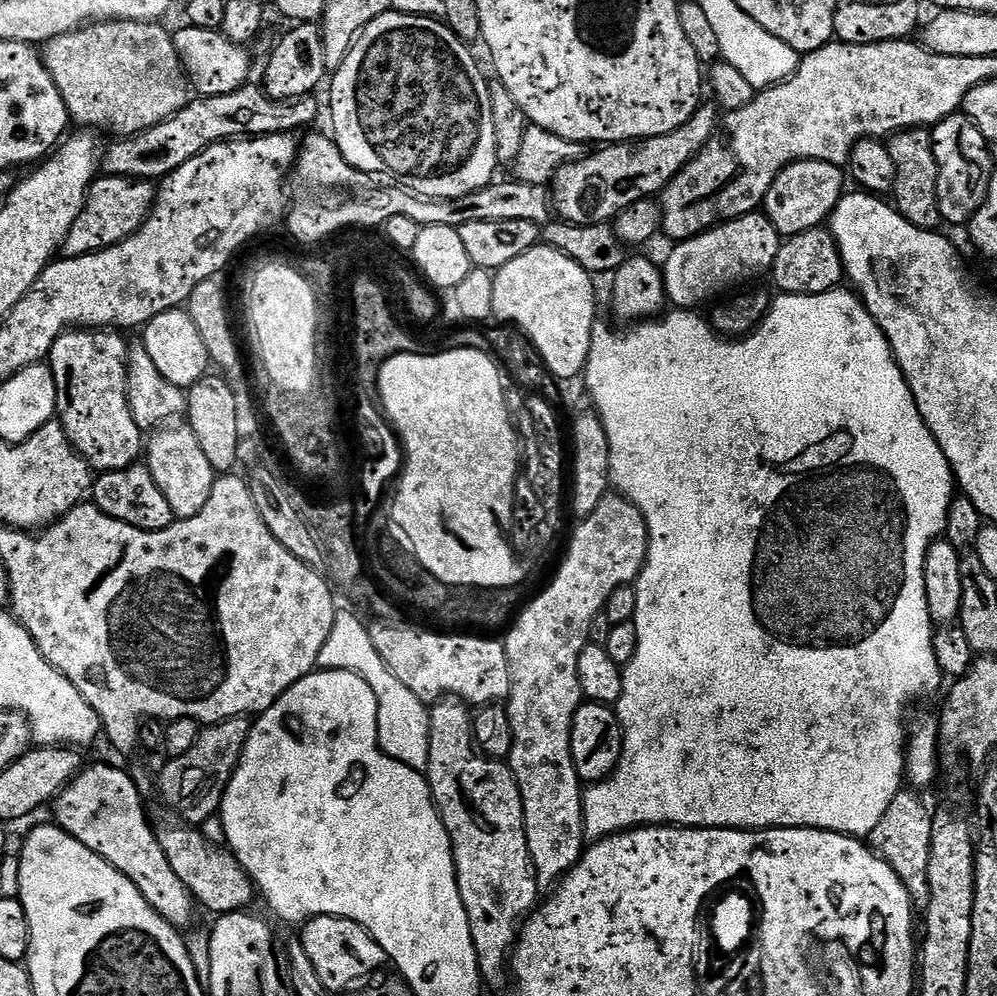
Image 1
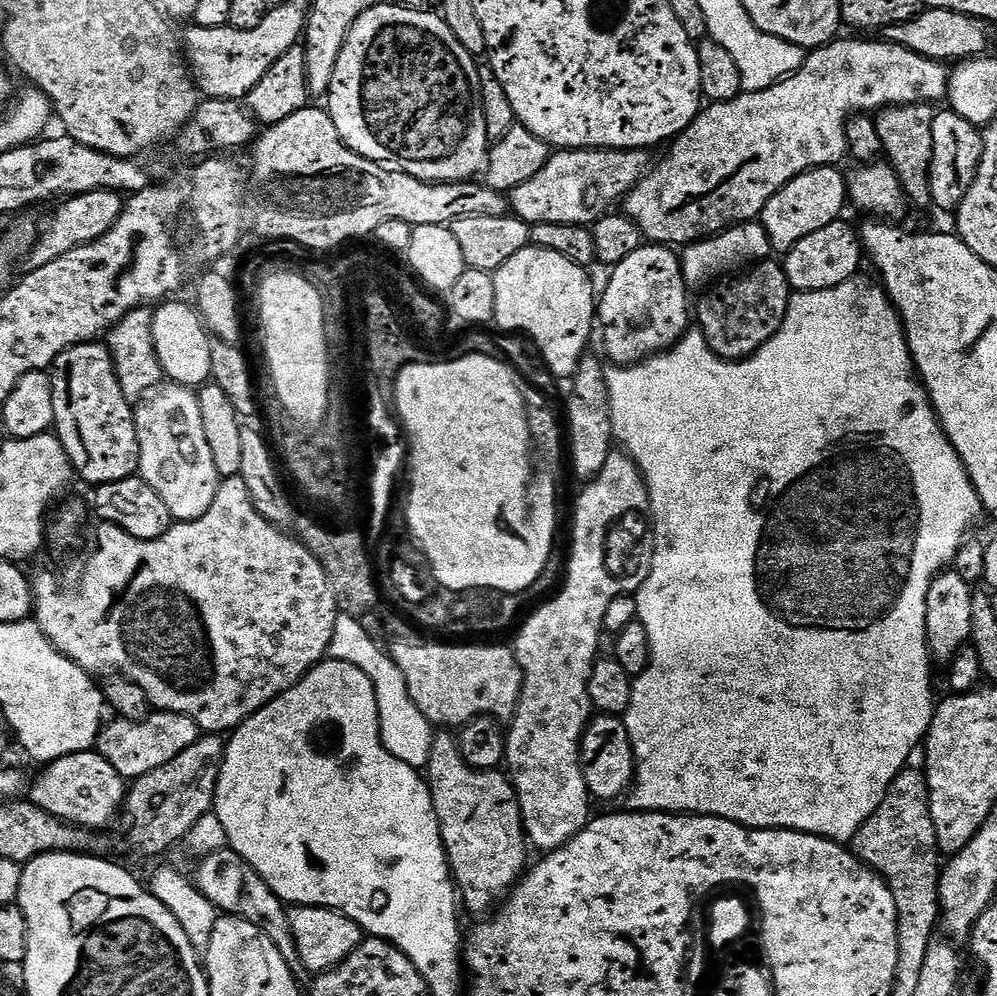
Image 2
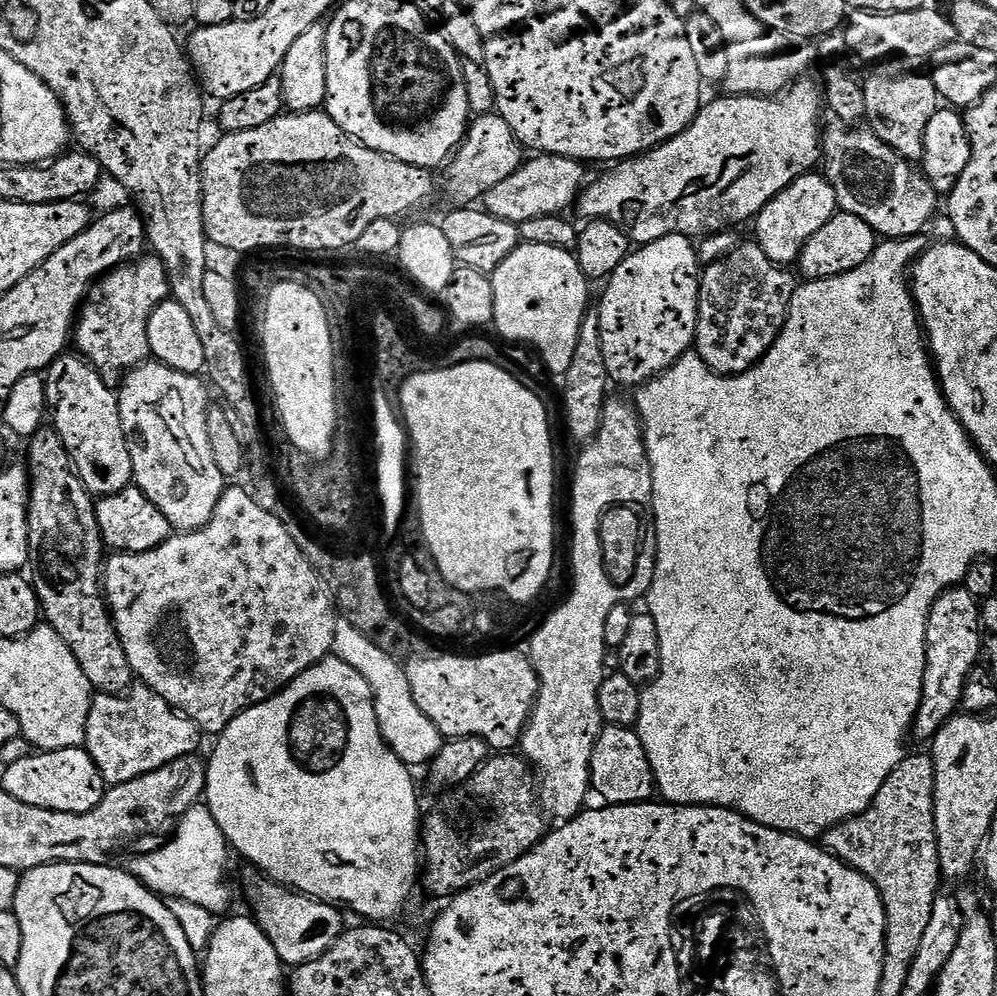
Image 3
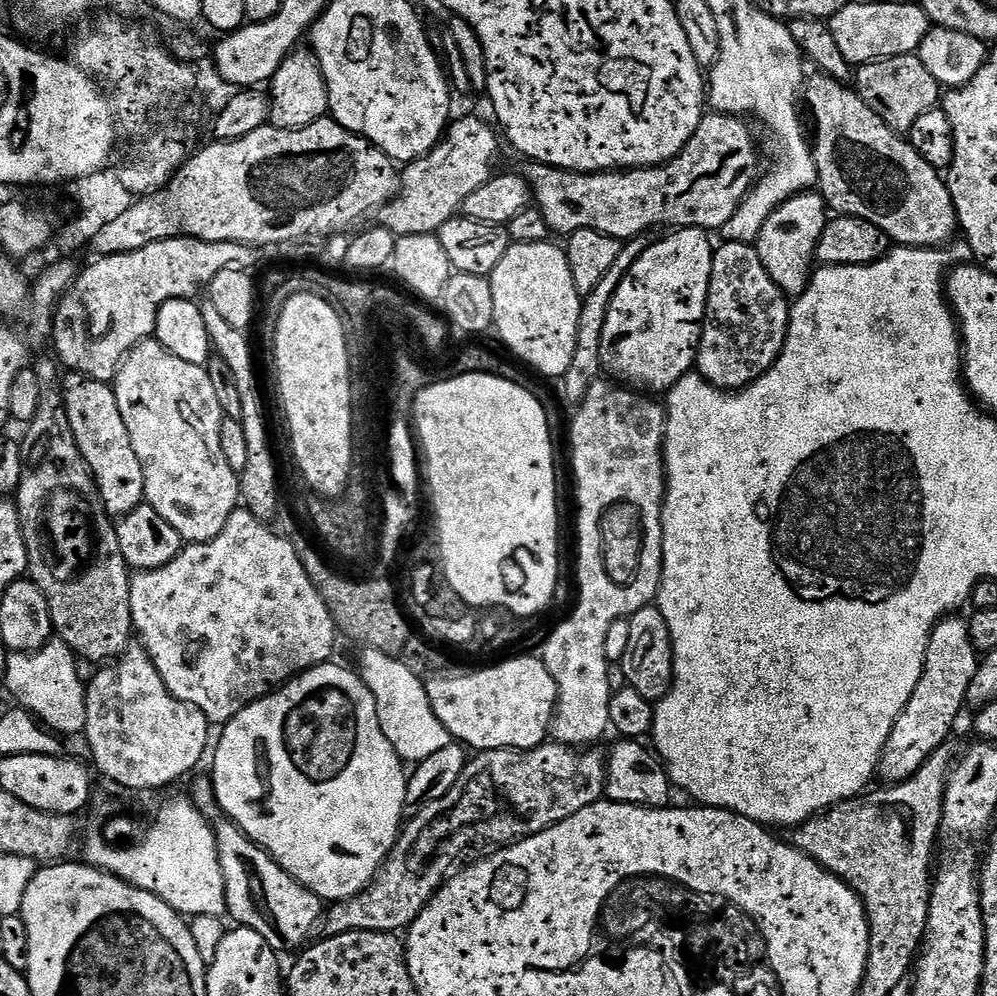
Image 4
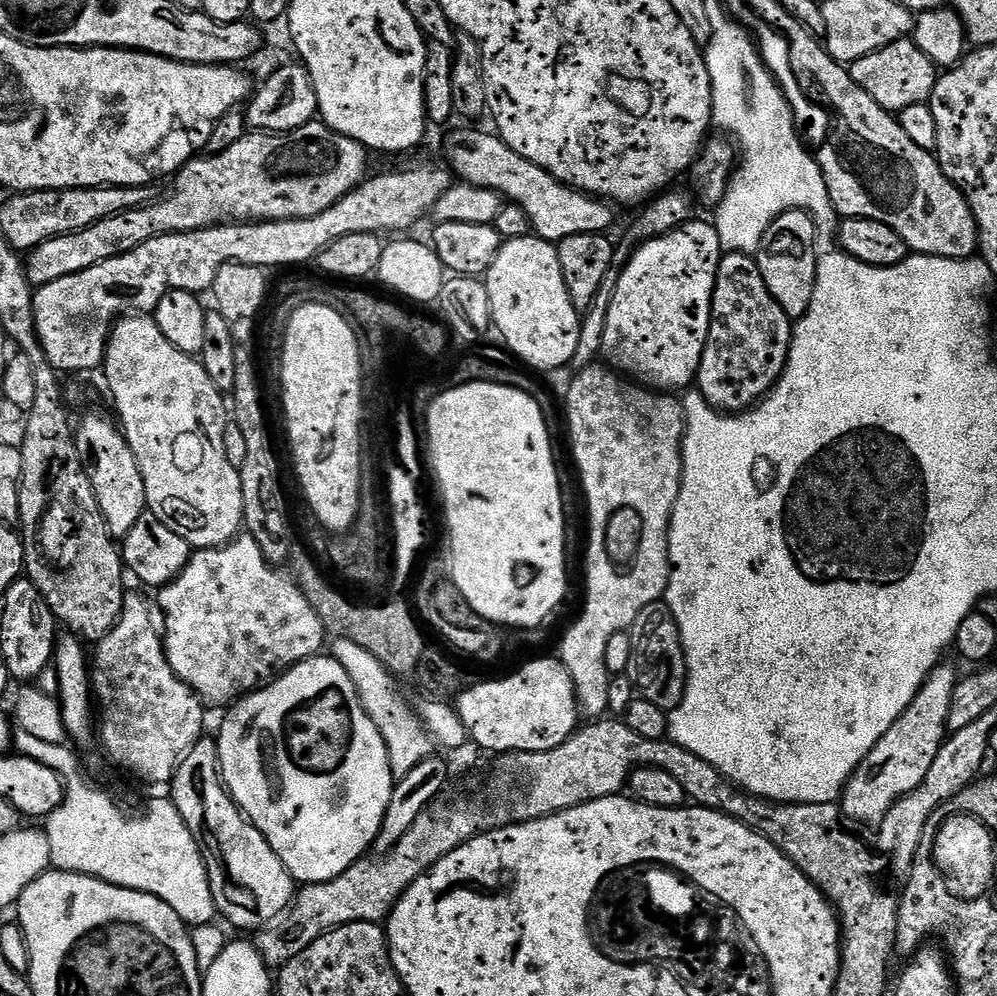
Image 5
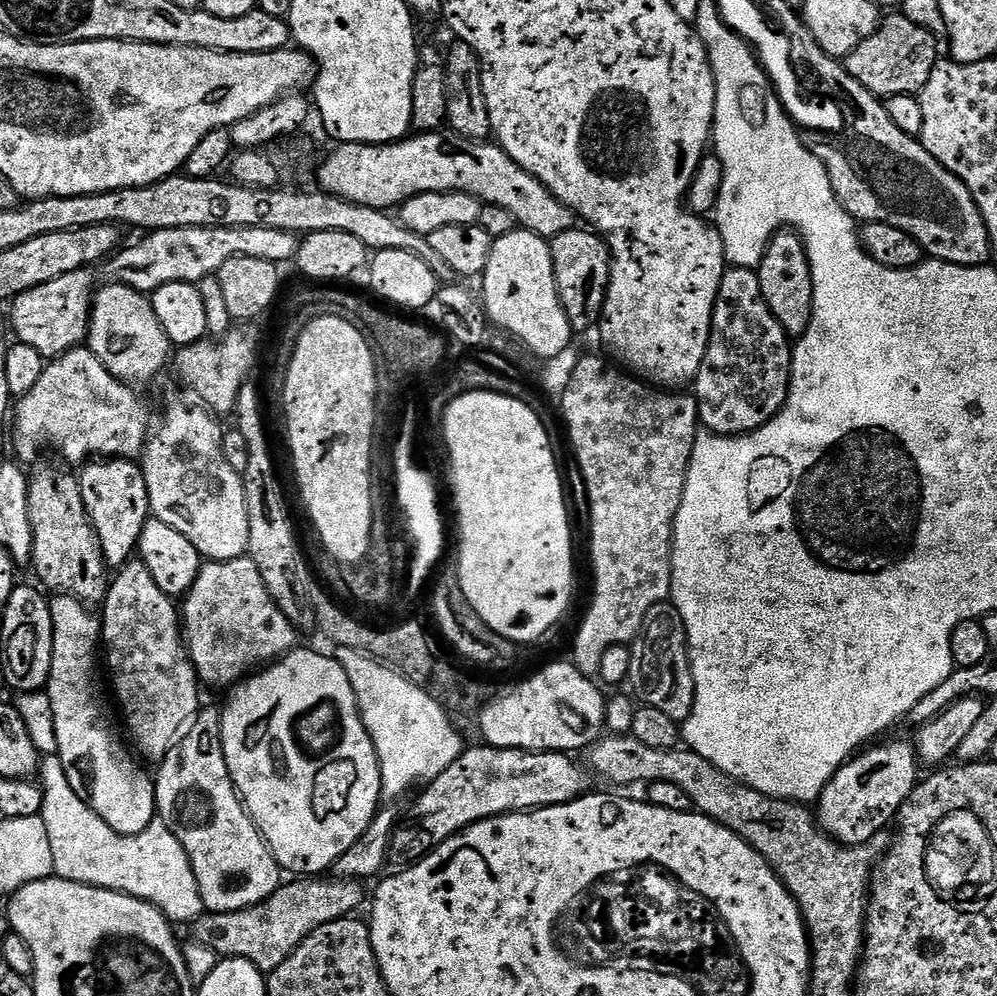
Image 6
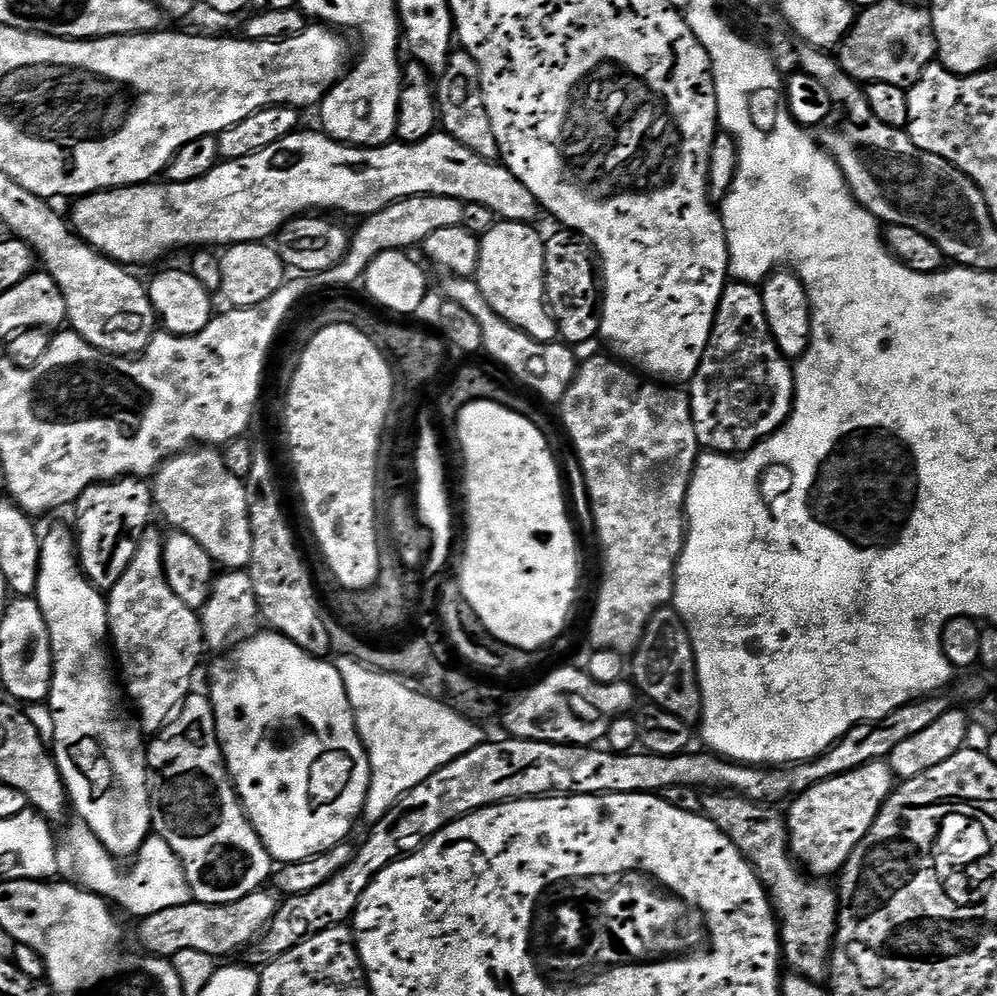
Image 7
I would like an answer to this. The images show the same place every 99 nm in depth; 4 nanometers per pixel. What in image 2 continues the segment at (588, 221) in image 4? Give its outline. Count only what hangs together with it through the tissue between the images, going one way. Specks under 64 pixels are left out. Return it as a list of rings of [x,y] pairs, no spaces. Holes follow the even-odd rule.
[[[837,38],[830,44],[824,44],[822,47],[809,51],[804,58],[804,64],[790,76],[785,76],[777,84],[771,84],[766,90],[757,92],[741,91],[739,96],[733,100],[718,100],[709,103],[699,114],[689,128],[685,128],[679,136],[671,141],[672,149],[668,152],[668,157],[664,161],[657,163],[655,167],[649,170],[630,190],[628,195],[622,201],[623,215],[629,216],[633,222],[640,228],[641,237],[645,241],[651,242],[656,246],[687,246],[696,243],[698,240],[707,240],[710,236],[717,236],[720,232],[728,228],[734,228],[738,224],[746,224],[755,221],[759,217],[761,210],[782,190],[782,186],[789,184],[798,174],[808,172],[811,168],[826,168],[839,165],[840,159],[848,156],[848,139],[846,138],[846,129],[848,122],[857,114],[876,114],[885,108],[890,108],[898,104],[930,104],[935,105],[936,100],[943,101],[948,95],[948,78],[950,68],[947,63],[931,60],[922,54],[914,54],[909,48],[902,47],[901,44],[891,42],[881,42],[876,38],[860,38],[864,40],[843,40]]]

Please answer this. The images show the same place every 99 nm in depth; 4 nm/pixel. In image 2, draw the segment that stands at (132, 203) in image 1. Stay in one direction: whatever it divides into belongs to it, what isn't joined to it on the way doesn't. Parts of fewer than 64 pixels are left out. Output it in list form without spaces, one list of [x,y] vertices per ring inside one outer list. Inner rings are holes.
[[[98,190],[81,196],[67,197],[59,205],[61,208],[49,218],[48,225],[39,233],[35,246],[26,257],[27,267],[41,268],[46,266],[46,262],[54,262],[54,258],[62,258],[62,254],[70,254],[70,250],[78,246],[92,244],[98,238],[102,238],[124,213],[125,203],[125,197],[121,193],[110,190]]]

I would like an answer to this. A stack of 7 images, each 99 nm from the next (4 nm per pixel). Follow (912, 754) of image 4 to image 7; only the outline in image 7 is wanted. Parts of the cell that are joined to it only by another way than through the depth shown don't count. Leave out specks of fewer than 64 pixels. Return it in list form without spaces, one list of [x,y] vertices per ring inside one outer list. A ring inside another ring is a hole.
[[[875,760],[866,766],[858,766],[858,770],[850,770],[841,776],[835,776],[826,782],[818,782],[814,786],[810,786],[810,790],[800,793],[787,805],[789,808],[786,808],[788,843],[792,849],[793,857],[813,877],[835,877],[843,869],[850,854],[854,854],[858,842],[862,842],[862,838],[866,838],[866,834],[870,834],[870,826],[874,826],[874,818],[878,818],[878,814],[884,803],[888,801],[893,787],[894,777],[887,760]]]

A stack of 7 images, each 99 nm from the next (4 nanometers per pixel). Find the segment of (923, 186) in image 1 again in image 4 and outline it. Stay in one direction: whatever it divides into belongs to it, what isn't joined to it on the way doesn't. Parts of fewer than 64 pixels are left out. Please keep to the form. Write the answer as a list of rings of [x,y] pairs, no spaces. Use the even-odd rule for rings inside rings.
[[[919,55],[895,56],[885,60],[875,60],[861,64],[854,72],[854,91],[860,95],[862,102],[890,126],[890,130],[906,134],[926,110],[937,107],[942,100],[940,83],[922,66]]]

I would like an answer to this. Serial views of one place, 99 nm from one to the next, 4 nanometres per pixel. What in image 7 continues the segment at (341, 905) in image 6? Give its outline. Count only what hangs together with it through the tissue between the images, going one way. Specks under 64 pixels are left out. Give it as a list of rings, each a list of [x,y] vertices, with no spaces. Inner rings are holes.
[[[271,891],[251,892],[238,902],[225,904],[197,904],[172,906],[156,914],[141,919],[140,940],[144,943],[145,953],[172,958],[182,950],[198,950],[215,958],[232,956],[235,952],[243,953],[264,935],[268,925],[276,916],[278,900]]]

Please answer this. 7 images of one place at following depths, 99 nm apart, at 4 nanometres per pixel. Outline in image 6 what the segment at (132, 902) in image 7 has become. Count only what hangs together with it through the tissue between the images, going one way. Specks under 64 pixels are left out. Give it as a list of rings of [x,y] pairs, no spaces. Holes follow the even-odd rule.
[[[45,755],[41,759],[38,778],[43,790],[41,816],[49,835],[50,852],[54,861],[52,870],[57,879],[78,881],[80,884],[138,897],[154,905],[174,922],[188,919],[191,921],[203,913],[201,894],[198,890],[197,878],[194,877],[193,867],[190,866],[189,856],[182,844],[178,842],[178,838],[174,837],[173,832],[164,823],[155,820],[136,835],[118,835],[70,786],[60,757],[57,755]]]

